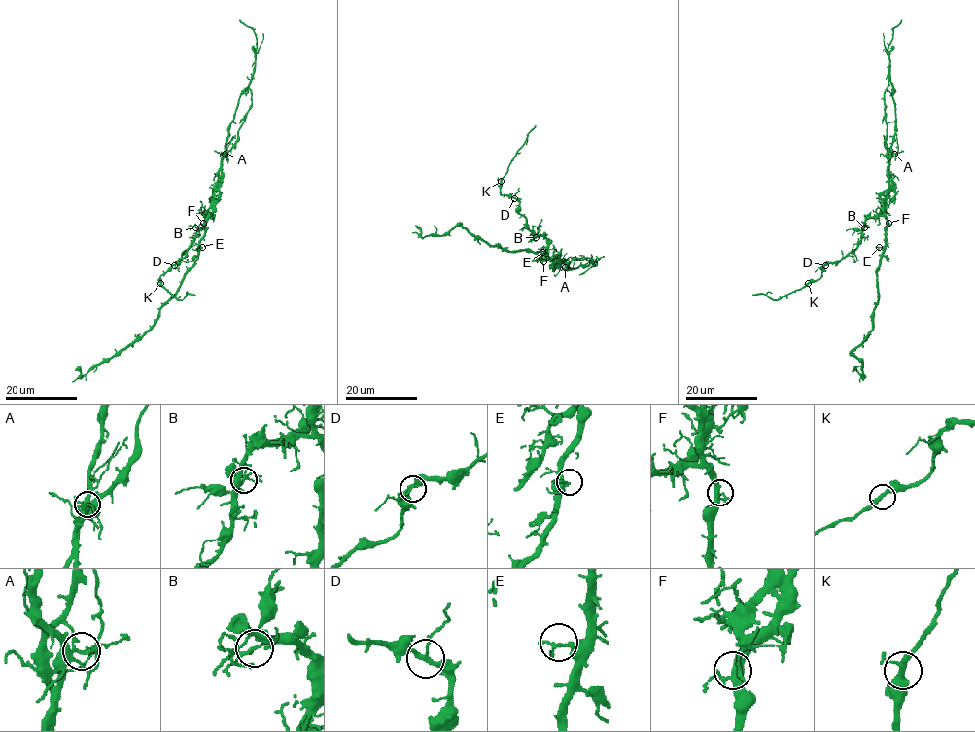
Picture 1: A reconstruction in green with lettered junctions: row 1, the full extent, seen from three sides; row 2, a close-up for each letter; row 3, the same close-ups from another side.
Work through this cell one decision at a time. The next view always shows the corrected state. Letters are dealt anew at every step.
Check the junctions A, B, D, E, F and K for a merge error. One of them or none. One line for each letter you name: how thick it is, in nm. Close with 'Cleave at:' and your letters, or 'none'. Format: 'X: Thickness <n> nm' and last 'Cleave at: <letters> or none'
A: Thickness 160 nm
Cleave at: A

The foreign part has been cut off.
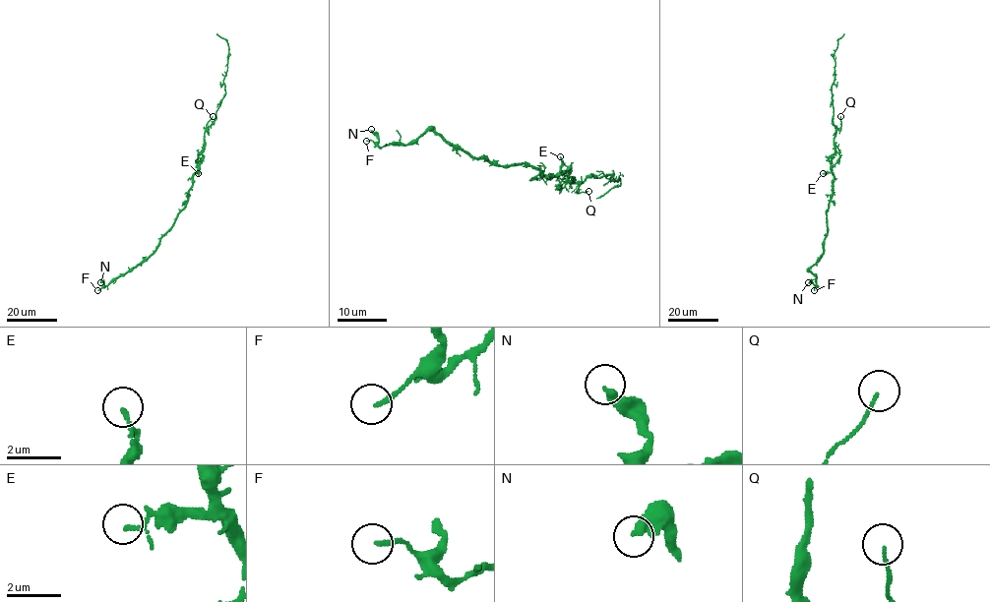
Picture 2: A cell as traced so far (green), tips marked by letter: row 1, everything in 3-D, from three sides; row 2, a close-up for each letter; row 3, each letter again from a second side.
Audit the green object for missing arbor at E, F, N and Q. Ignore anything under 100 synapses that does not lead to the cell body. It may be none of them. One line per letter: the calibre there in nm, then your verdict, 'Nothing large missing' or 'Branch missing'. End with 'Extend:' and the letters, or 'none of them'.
E: Thickness 110 nm. Nothing large missing
F: Thickness 160 nm. Nothing large missing
N: Thickness 280 nm. Nothing large missing
Q: Thickness 100 nm. Nothing large missing
Extend: none of them

